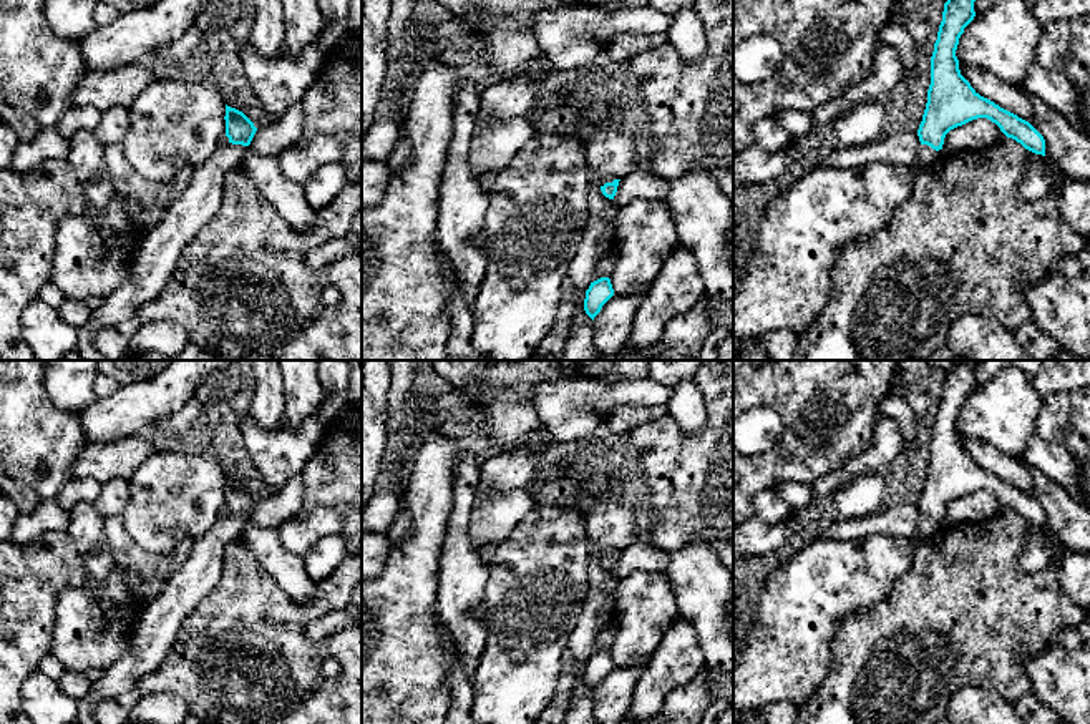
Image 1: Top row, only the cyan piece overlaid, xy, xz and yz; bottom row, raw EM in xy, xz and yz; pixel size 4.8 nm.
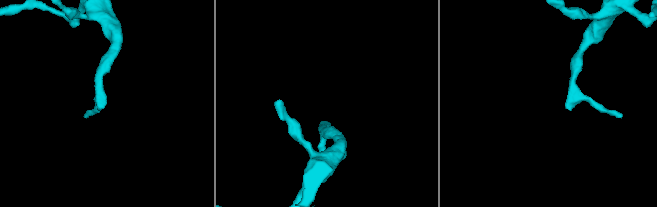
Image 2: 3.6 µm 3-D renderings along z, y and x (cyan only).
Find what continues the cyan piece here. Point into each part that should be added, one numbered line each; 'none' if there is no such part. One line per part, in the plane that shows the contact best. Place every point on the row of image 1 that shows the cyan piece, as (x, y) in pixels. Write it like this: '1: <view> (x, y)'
1: yz (926, 155)

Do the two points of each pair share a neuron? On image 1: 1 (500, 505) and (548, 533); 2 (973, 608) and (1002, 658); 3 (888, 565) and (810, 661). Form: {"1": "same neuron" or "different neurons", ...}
{"1": "different neurons", "2": "same neuron", "3": "same neuron"}

